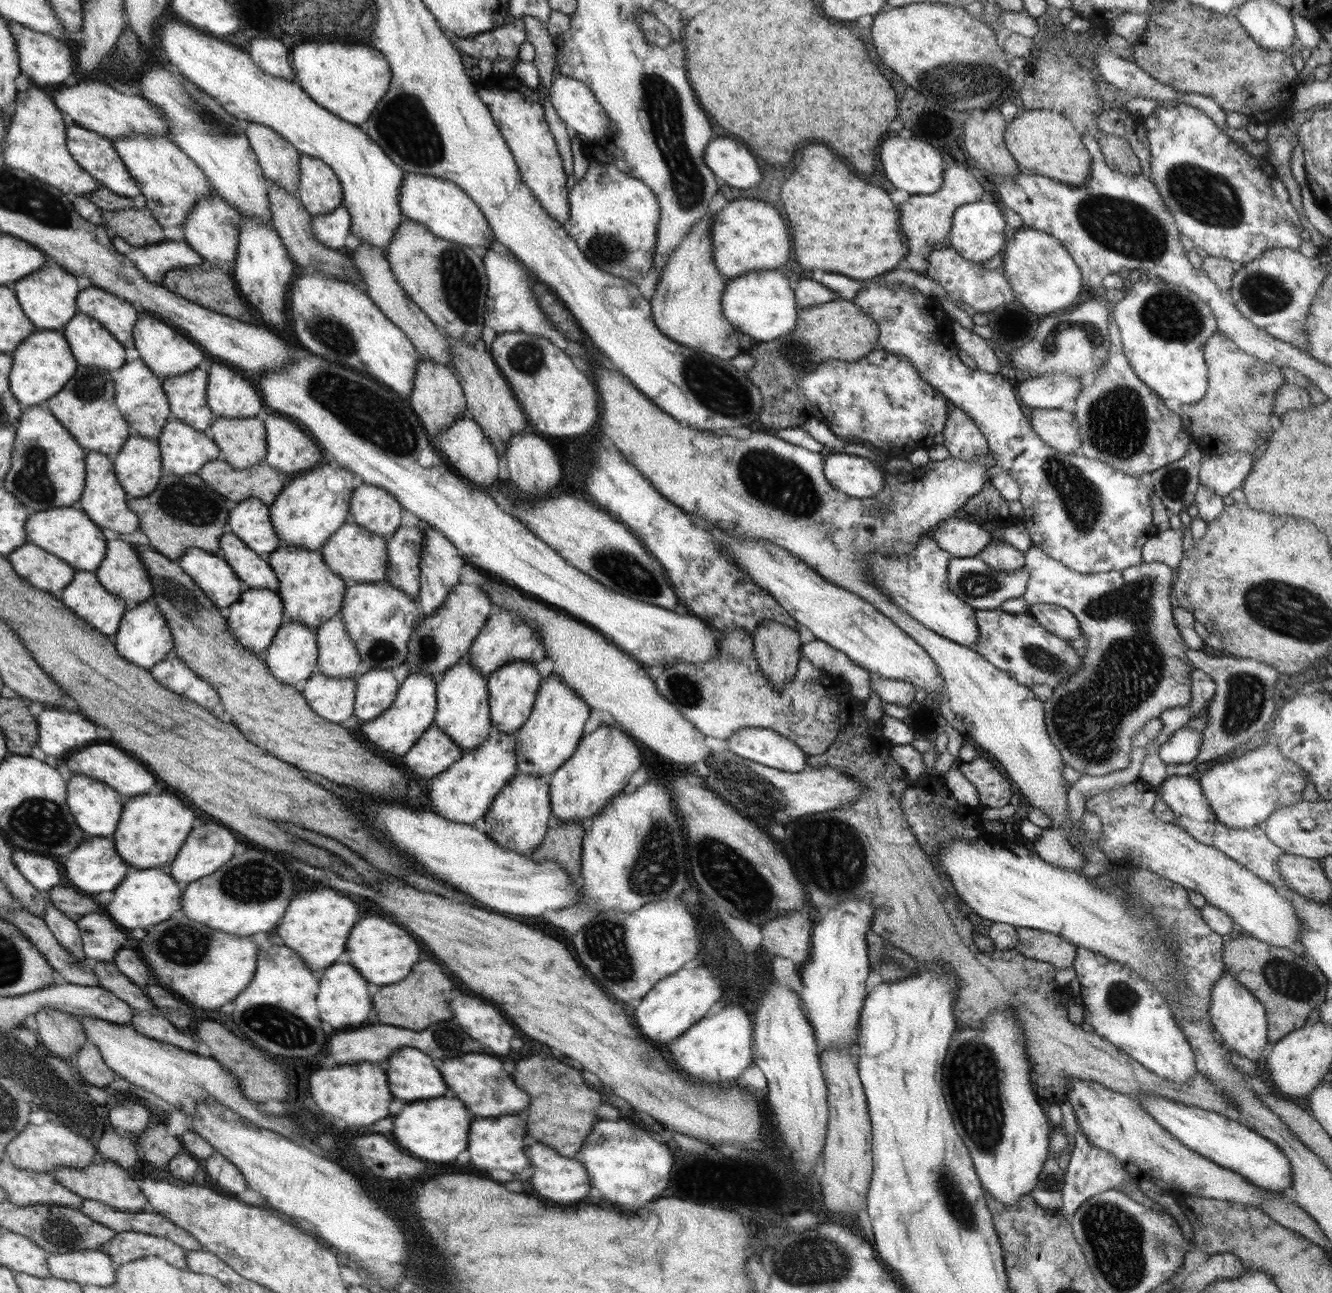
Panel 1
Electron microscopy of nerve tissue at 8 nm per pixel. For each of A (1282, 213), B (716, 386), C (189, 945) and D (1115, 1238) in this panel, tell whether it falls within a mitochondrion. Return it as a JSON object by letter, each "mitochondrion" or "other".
{"A":"other","B":"mitochondrion","C":"mitochondrion","D":"mitochondrion"}

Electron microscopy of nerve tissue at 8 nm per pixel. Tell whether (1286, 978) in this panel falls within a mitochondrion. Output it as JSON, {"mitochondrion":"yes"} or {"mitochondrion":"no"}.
{"mitochondrion":"yes"}

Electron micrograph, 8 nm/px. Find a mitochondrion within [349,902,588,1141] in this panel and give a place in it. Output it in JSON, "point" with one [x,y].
{"point":[446,1037]}

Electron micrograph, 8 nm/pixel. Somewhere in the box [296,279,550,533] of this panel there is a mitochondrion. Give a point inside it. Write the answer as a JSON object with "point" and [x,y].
{"point":[363,409]}

